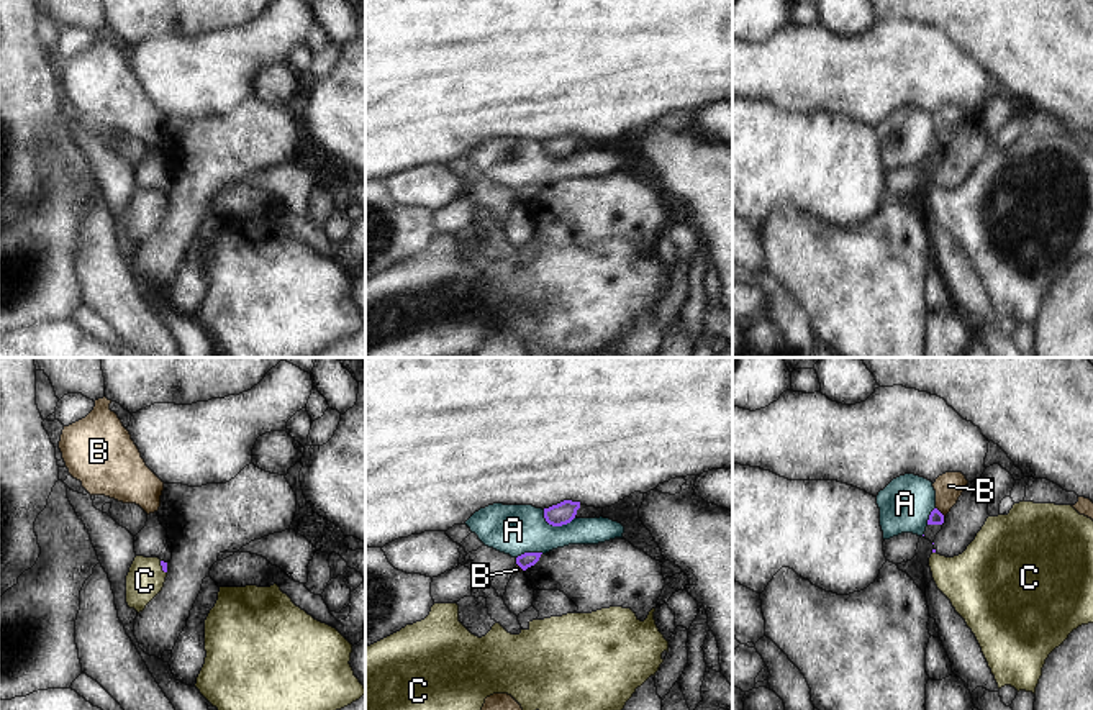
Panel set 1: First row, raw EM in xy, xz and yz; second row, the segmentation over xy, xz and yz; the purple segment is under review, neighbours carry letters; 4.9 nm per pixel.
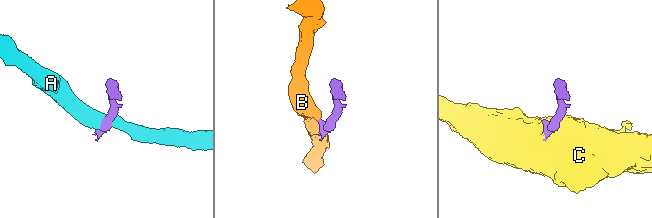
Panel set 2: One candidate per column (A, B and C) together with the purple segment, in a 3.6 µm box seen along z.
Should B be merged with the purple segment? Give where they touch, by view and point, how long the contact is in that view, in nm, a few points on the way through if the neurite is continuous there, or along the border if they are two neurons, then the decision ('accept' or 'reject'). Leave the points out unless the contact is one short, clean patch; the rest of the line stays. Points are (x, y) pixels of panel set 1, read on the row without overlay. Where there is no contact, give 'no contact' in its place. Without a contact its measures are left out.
yz (939, 145) | 60 nm | along yz (936, 140), (944, 148) | reject

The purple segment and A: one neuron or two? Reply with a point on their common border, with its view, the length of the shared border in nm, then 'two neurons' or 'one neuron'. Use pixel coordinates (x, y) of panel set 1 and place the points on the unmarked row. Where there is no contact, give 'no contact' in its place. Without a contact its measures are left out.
xz (556, 158) | 170 nm | two neurons

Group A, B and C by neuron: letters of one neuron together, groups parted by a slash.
A / B / C

